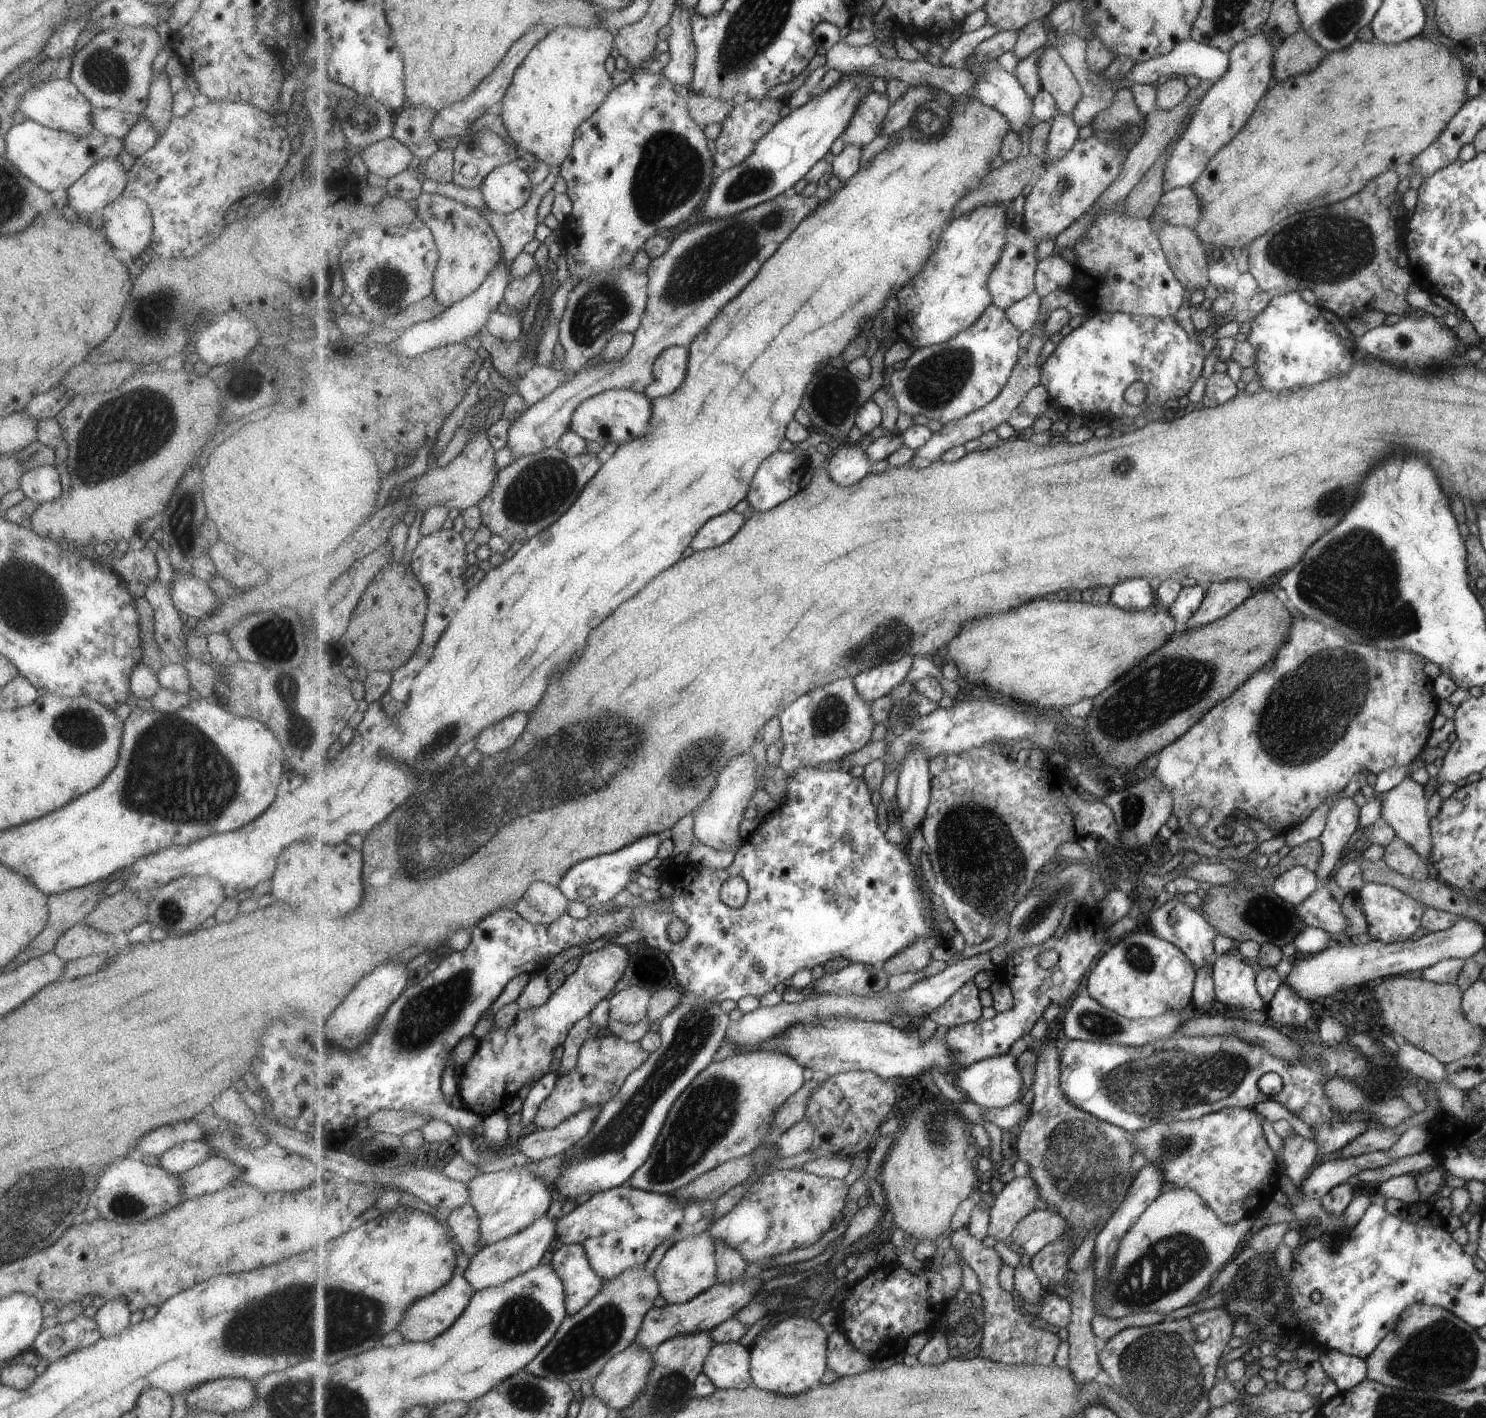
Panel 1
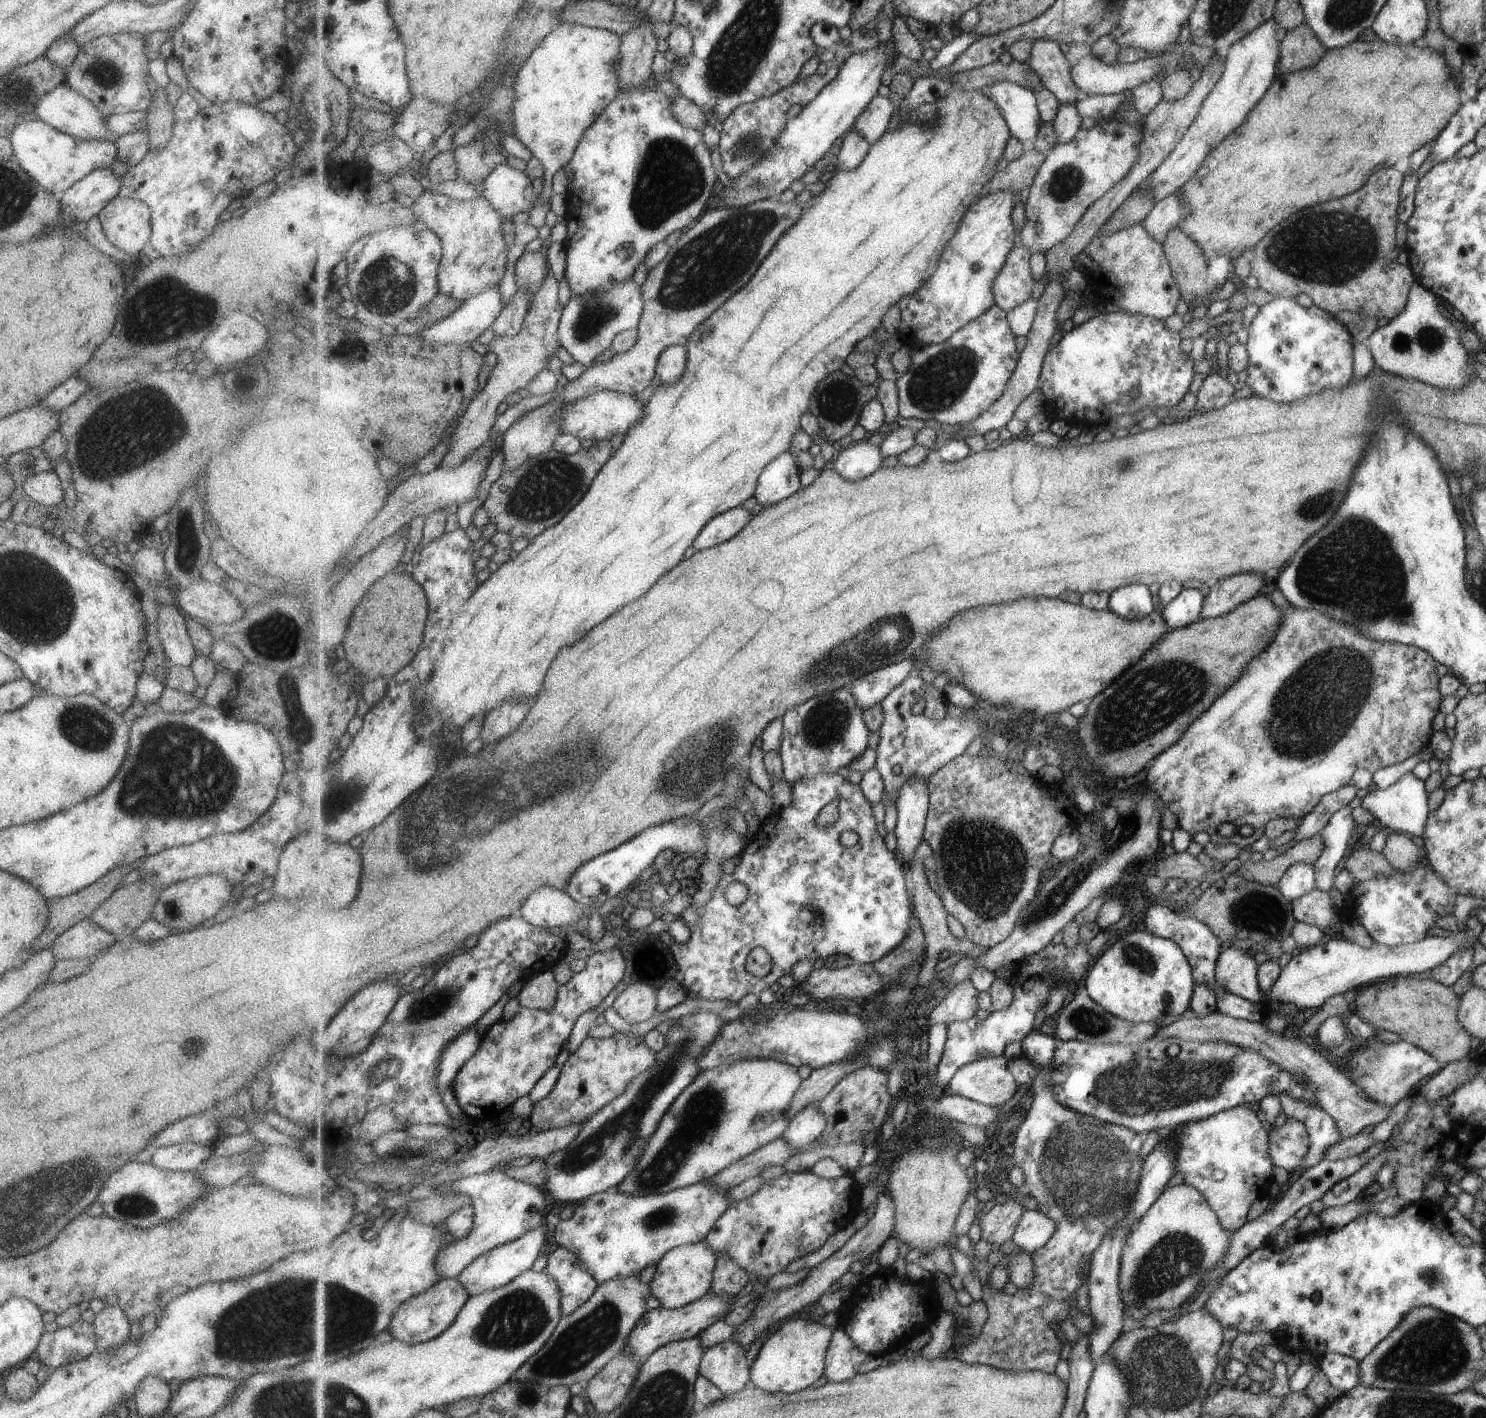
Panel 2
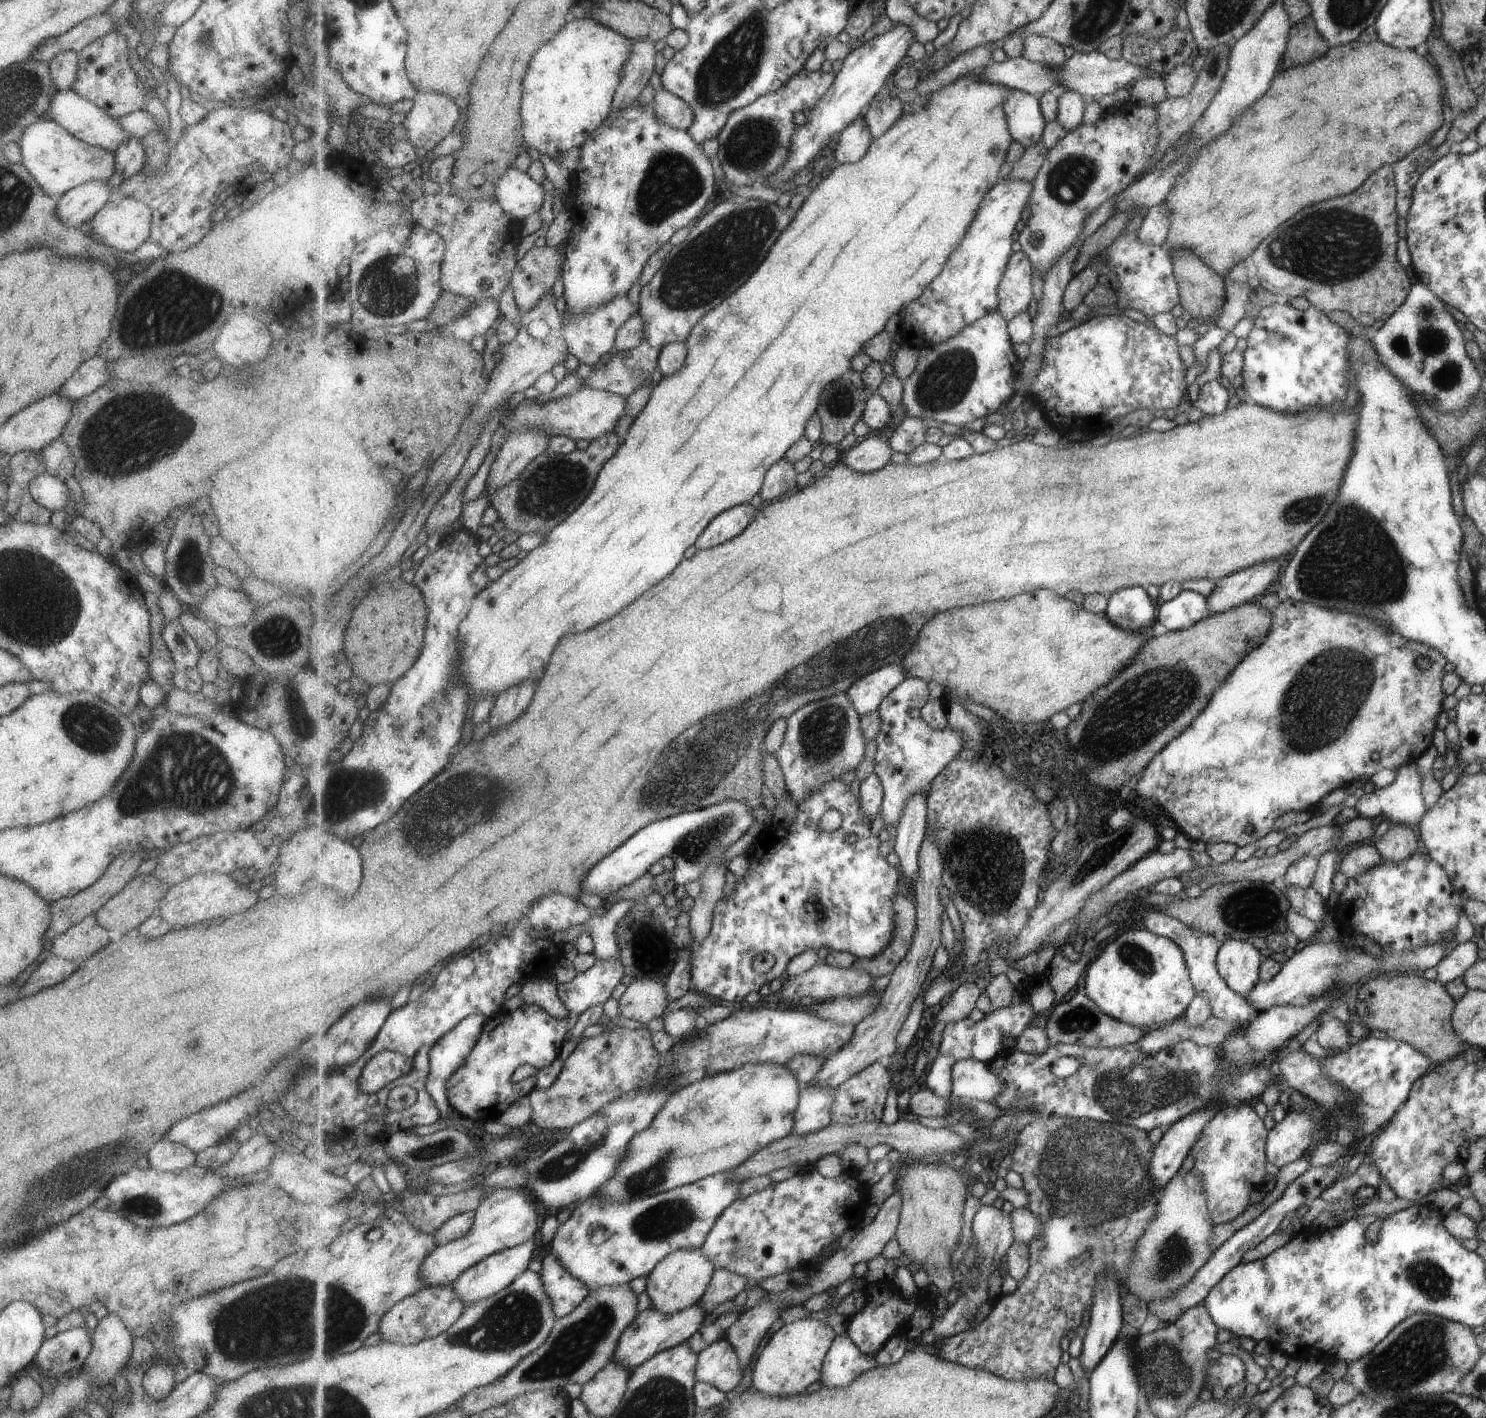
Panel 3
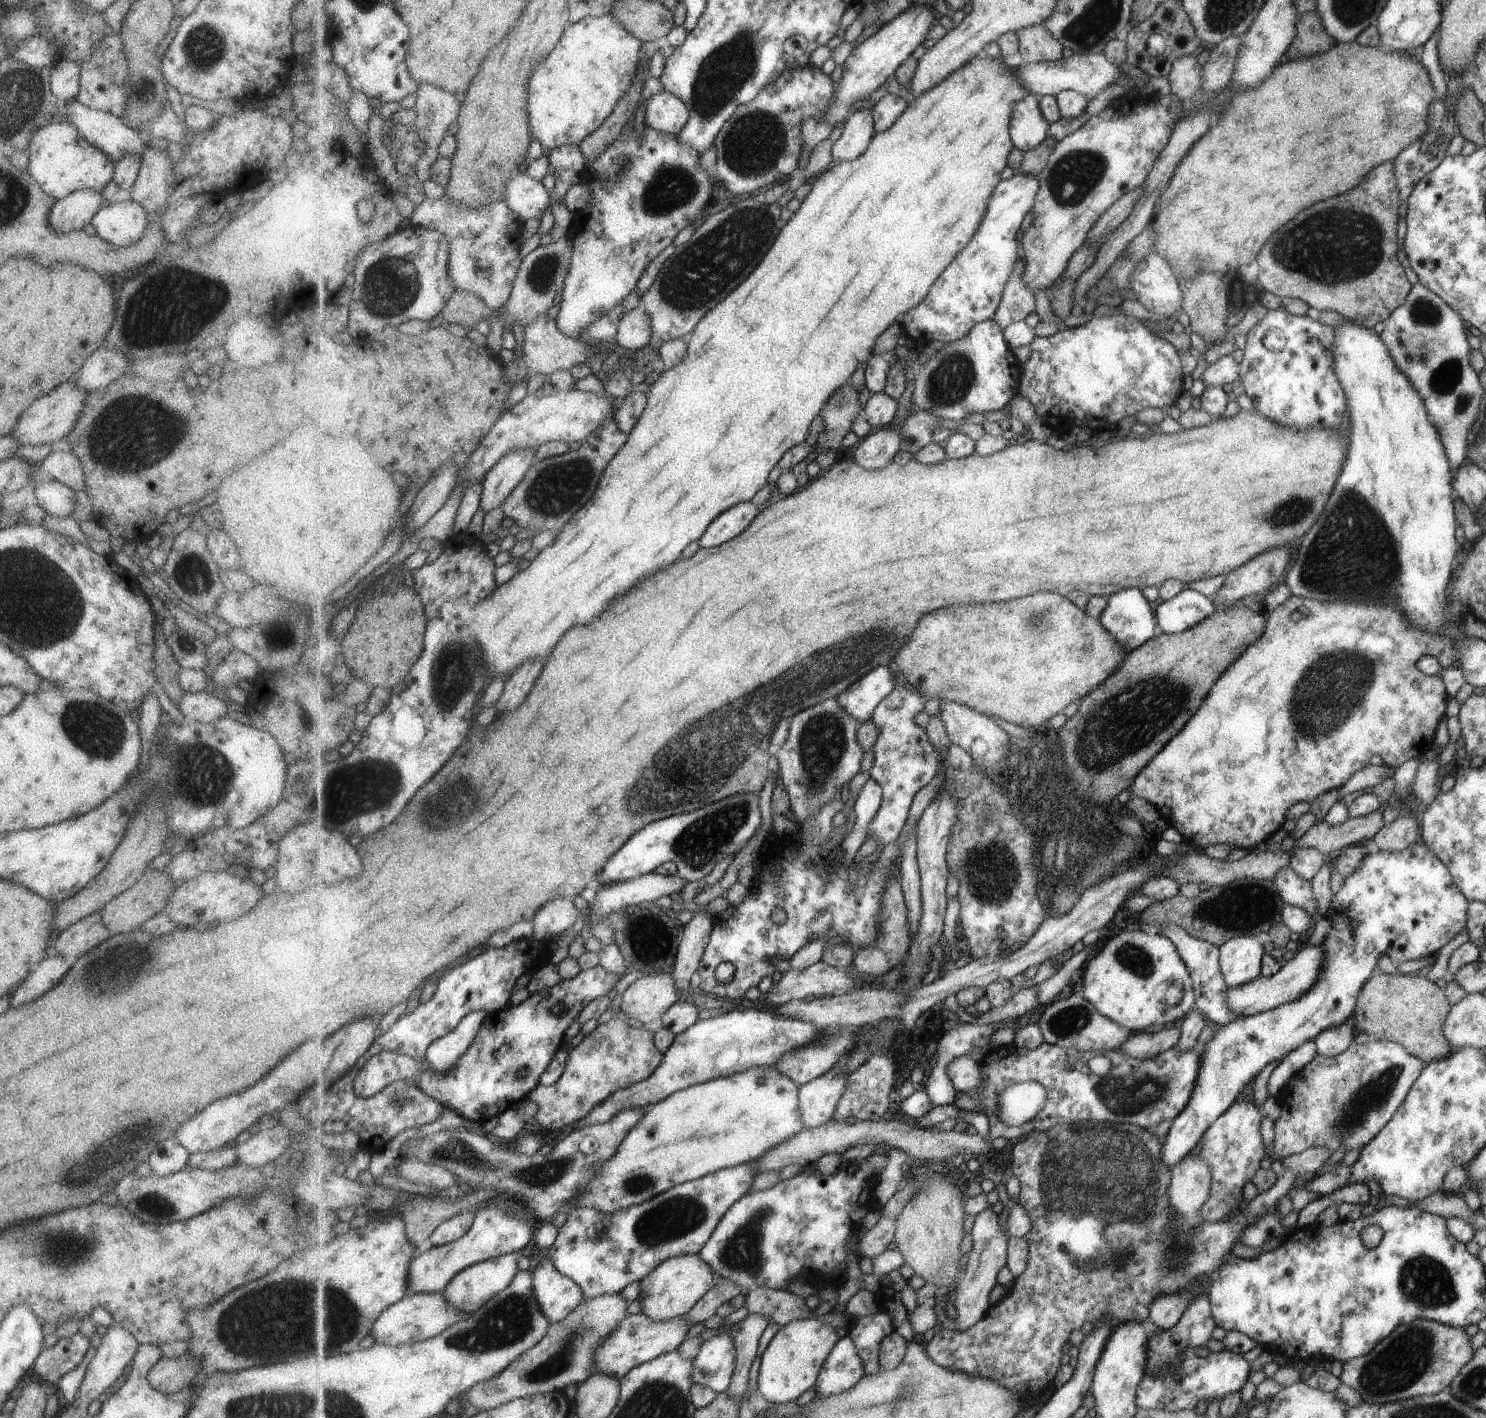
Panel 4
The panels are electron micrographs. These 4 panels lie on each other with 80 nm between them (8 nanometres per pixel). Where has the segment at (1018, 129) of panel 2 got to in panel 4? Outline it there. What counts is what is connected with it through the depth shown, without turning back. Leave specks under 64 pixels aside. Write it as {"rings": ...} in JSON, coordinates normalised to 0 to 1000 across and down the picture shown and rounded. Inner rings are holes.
{"rings":[[[694,66],[685,71],[680,86],[683,104],[690,108],[695,106],[705,97],[707,90],[707,87],[702,80],[699,67]]]}

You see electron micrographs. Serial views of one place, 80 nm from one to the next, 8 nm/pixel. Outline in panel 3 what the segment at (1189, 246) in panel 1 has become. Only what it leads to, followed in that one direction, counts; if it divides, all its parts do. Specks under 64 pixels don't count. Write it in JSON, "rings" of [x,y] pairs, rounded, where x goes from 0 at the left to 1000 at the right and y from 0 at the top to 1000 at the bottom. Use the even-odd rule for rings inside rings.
{"rings":[[[789,176],[785,178],[789,185],[790,197],[793,200],[793,207],[795,209],[793,214],[795,219],[799,219],[801,225],[806,228],[811,228],[823,214],[824,197],[822,194],[814,189],[803,177],[799,176]]]}

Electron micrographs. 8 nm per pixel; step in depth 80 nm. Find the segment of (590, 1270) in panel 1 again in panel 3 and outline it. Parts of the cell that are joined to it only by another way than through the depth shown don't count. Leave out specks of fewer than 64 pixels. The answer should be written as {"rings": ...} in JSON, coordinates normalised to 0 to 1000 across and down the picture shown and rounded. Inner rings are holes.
{"rings":[[[372,883],[365,888],[363,898],[364,898],[365,906],[367,907],[367,912],[373,918],[373,926],[376,930],[384,927],[398,911],[396,906],[387,901]]]}

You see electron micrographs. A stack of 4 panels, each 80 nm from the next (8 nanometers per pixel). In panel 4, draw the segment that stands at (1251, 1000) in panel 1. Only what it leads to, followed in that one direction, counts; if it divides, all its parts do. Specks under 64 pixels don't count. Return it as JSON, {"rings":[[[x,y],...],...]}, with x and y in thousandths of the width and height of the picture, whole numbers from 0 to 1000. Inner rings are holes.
{"rings":[[[849,659],[830,661],[820,667],[820,679],[824,694],[833,696],[841,693],[849,685],[850,671]]]}

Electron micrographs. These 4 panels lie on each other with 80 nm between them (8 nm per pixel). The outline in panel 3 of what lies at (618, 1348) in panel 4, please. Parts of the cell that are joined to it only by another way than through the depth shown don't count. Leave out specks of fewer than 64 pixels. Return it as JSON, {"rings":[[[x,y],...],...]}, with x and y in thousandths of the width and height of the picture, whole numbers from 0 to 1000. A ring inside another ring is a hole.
{"rings":[[[472,918],[452,927],[439,922],[430,925],[417,942],[412,959],[423,965],[429,965],[444,953],[462,947],[465,942],[472,937],[476,927],[477,926],[475,925]]]}

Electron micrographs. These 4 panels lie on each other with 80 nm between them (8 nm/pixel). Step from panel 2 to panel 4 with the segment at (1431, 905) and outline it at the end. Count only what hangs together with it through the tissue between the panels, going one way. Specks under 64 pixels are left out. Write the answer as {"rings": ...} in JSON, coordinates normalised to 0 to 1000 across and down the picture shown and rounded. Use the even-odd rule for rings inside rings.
{"rings":[[[957,592],[950,594],[942,600],[922,599],[915,607],[915,611],[904,620],[902,626],[897,630],[896,642],[892,648],[896,652],[889,666],[890,682],[885,693],[871,705],[864,707],[858,711],[838,717],[832,717],[818,726],[808,741],[808,753],[806,764],[801,770],[797,781],[790,787],[784,801],[782,820],[787,825],[799,815],[809,803],[817,790],[828,780],[831,776],[839,772],[841,764],[850,752],[859,749],[871,739],[876,738],[887,731],[893,724],[900,724],[911,715],[914,700],[923,688],[929,675],[933,681],[941,681],[945,677],[954,677],[964,674],[986,653],[987,635],[979,625],[975,613],[968,606],[966,601]]]}

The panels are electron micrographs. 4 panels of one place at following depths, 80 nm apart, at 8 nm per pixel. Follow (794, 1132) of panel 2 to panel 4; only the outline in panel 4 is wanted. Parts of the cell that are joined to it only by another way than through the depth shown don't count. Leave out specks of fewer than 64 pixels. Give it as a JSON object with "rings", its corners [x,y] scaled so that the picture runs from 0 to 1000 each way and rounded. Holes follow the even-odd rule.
{"rings":[[[565,751],[538,767],[538,785],[541,795],[556,793],[563,785],[571,765],[571,757]]]}

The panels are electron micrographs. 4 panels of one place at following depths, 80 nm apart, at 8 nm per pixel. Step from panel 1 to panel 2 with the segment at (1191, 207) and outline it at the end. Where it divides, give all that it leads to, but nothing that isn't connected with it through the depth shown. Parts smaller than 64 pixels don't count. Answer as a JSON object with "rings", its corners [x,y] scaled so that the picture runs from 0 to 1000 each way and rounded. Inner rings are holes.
{"rings":[[[791,135],[777,143],[768,158],[773,167],[782,172],[785,164],[791,161],[797,152],[798,145]]]}

